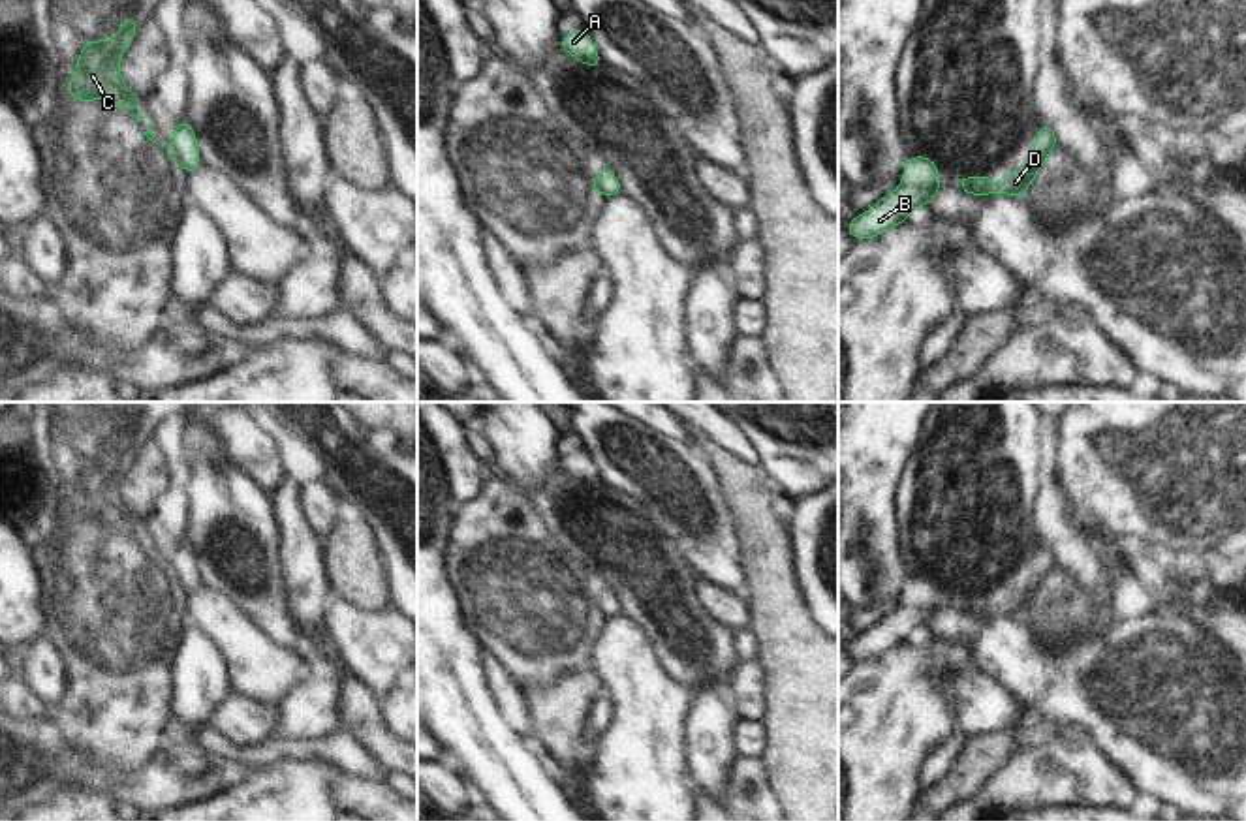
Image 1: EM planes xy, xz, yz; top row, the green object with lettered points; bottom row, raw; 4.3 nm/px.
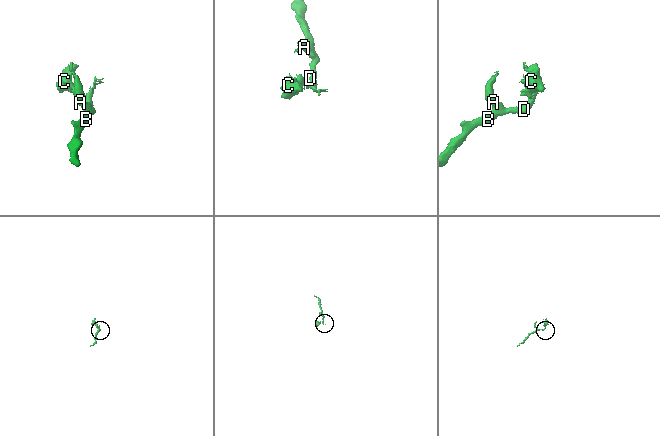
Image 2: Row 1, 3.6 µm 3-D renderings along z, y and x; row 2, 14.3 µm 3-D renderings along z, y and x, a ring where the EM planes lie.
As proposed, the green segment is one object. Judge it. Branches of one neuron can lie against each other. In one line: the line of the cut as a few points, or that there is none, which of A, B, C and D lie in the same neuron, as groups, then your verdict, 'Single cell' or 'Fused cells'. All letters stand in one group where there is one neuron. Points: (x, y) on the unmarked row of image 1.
Split along xy (170, 568), (177, 581). Groups: A B D / C. Fused cells

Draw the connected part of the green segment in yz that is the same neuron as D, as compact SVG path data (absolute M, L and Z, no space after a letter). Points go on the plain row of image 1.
M1043 543L1043 549L1037 554L1037 560L1034 564L1032 579L1022 590L1011 592L1011 596L1004 605L996 609L994 607L996 603L992 603L989 596L962 597L958 603L958 611L972 616L1007 614L1015 618L1024 618L1026 609L1039 594L1043 582L1049 579L1054 567L1056 567L1056 554L1049 543Z

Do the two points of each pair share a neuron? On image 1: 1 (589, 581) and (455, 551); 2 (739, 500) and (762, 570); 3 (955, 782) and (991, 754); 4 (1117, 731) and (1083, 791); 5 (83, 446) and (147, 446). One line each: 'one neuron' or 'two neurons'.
1: one neuron
2: one neuron
3: one neuron
4: two neurons
5: two neurons

